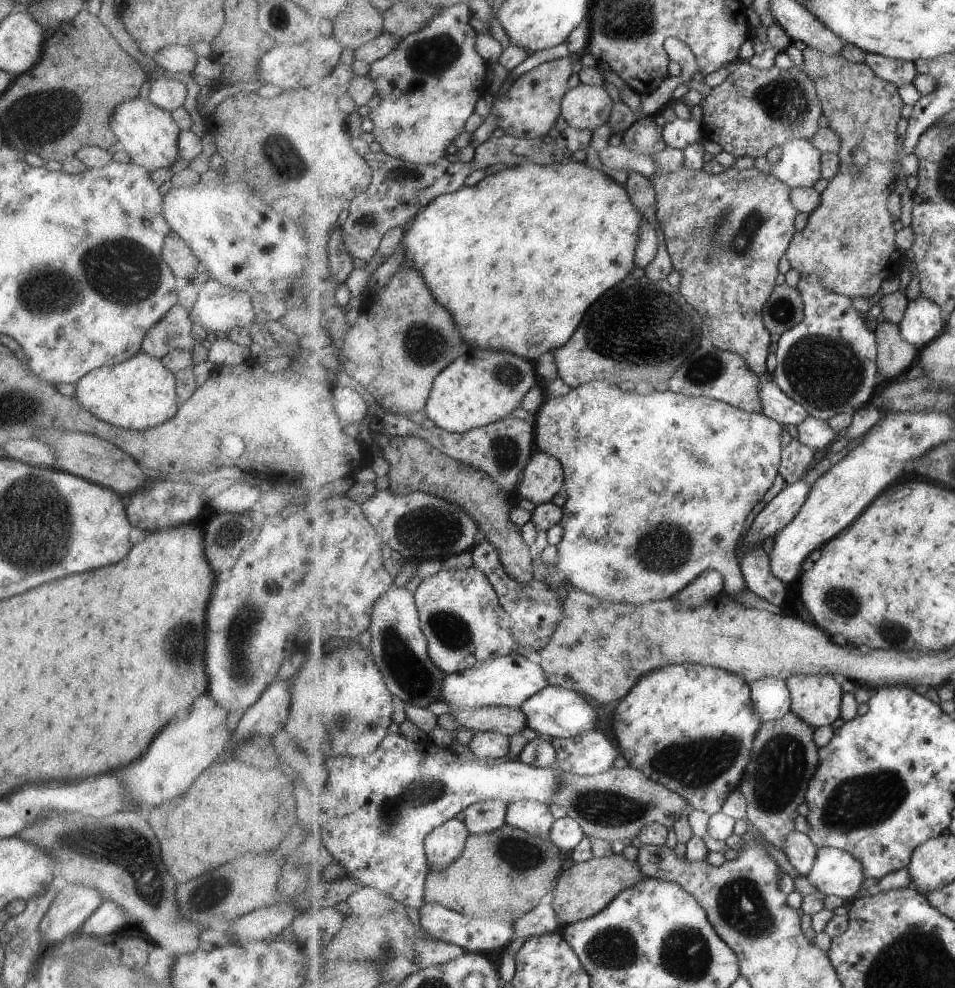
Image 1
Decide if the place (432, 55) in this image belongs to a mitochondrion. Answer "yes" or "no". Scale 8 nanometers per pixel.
yes

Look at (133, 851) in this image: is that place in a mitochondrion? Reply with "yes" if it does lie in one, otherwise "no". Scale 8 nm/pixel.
yes

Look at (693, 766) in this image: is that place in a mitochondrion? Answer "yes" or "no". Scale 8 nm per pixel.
yes

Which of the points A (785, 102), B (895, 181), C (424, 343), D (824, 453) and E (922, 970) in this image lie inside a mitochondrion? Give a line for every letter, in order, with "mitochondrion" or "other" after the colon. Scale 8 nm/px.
A: mitochondrion
B: other
C: mitochondrion
D: other
E: mitochondrion

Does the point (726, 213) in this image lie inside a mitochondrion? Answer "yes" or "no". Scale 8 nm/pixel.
yes

